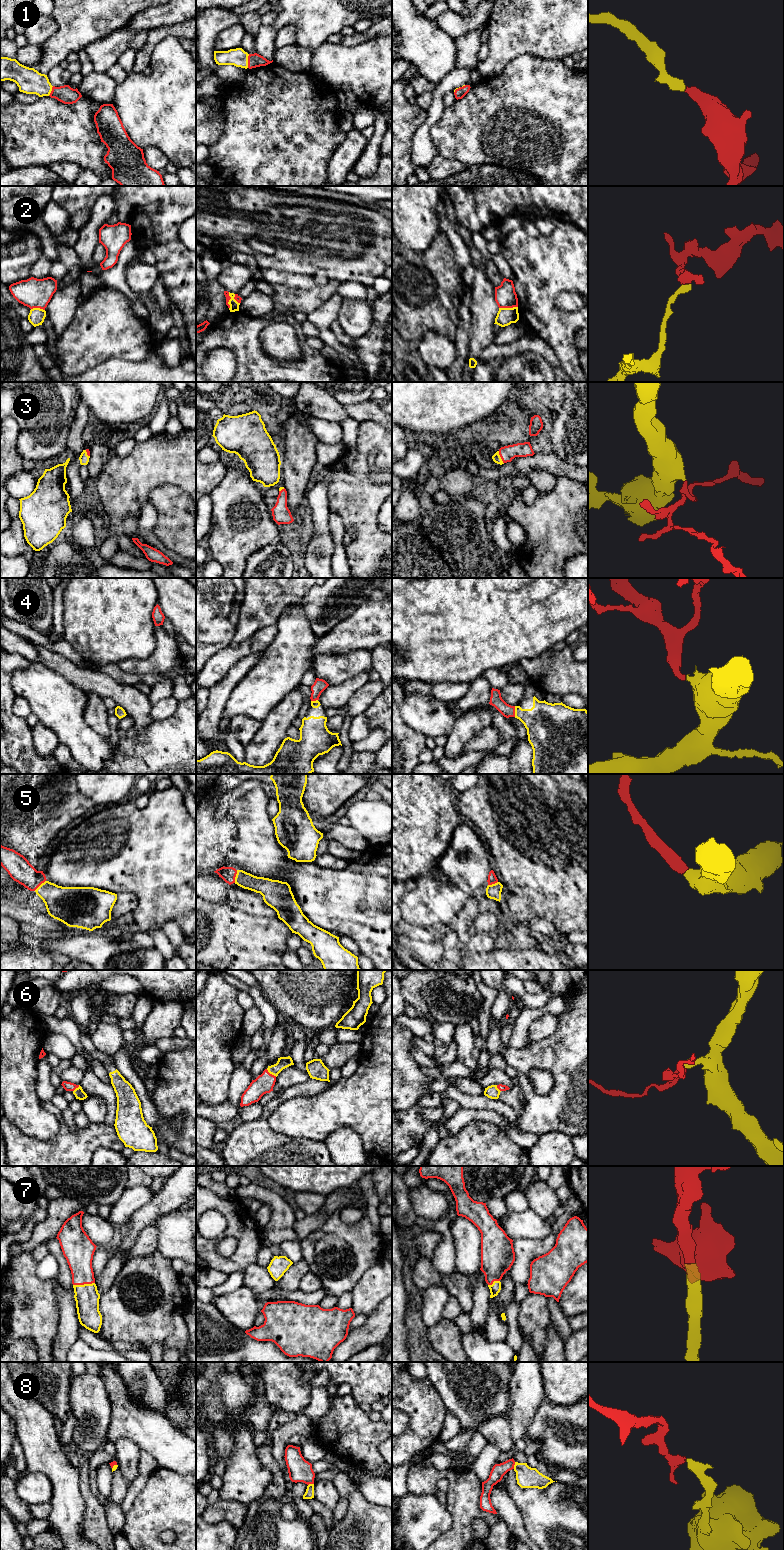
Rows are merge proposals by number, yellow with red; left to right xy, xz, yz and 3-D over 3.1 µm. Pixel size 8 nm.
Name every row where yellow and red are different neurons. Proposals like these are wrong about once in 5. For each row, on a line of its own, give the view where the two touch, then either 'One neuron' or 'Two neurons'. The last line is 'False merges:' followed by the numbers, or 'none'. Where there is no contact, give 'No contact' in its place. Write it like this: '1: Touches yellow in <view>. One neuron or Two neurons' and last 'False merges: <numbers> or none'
1: Touches yellow in xz. One neuron
2: Touches yellow in yz. Two neurons
3: Touches yellow in yz. One neuron
4: Touches yellow in yz. One neuron
5: Touches yellow in xz. One neuron
6: Touches yellow in xz. One neuron
7: Touches yellow in xy. One neuron
8: Touches yellow in yz. One neuron
False merges: 2

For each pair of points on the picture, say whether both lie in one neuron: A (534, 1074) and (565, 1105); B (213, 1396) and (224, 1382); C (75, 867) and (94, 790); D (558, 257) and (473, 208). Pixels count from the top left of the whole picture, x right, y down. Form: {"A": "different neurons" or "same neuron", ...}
{"A": "different neurons", "B": "different neurons", "C": "different neurons", "D": "different neurons"}

